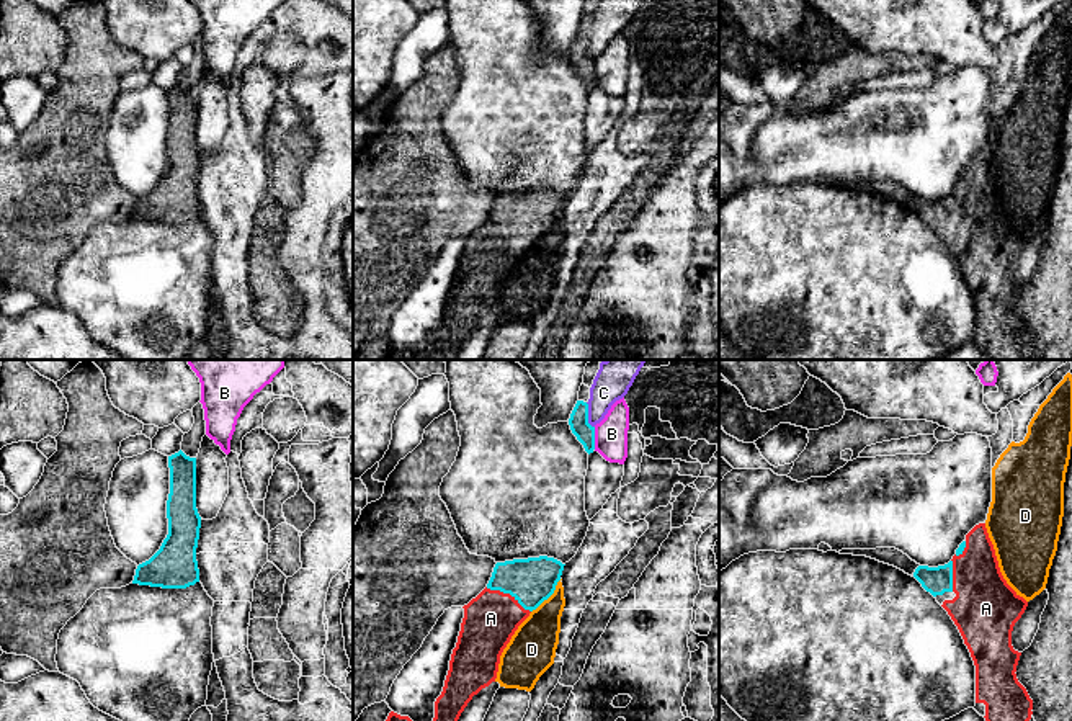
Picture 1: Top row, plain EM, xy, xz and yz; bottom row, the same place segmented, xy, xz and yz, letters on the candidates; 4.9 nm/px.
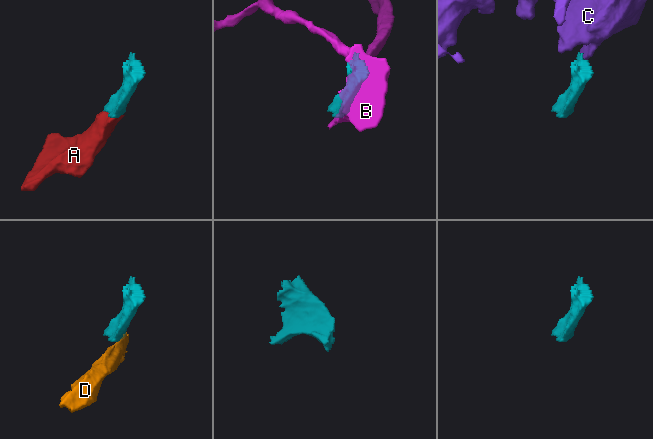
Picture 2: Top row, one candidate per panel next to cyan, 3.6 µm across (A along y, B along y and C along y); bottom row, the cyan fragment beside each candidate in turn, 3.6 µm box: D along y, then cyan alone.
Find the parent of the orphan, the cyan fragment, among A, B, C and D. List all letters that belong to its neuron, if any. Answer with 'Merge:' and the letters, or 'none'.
Merge: A

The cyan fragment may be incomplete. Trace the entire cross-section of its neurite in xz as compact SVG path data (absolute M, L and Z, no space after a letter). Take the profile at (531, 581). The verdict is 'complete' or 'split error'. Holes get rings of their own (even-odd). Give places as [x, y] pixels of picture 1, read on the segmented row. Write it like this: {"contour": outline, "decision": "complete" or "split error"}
{"contour": "M547 556L495 564L487 587L462 607L461 631L451 654L443 692L435 701L433 721L458 721L472 696L495 682L503 649L529 613L554 593L564 566Z", "decision": "split error"}

